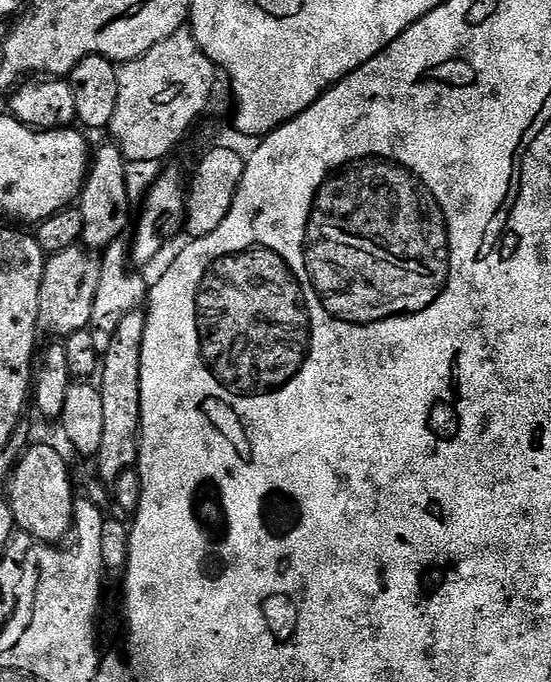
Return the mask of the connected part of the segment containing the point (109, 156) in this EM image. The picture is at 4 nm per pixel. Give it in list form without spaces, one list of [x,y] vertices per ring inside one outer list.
[[[107,142],[90,156],[88,174],[84,178],[84,187],[78,197],[78,207],[84,223],[82,244],[85,249],[103,250],[111,246],[118,238],[120,226],[129,207],[126,192],[126,161],[115,143]]]

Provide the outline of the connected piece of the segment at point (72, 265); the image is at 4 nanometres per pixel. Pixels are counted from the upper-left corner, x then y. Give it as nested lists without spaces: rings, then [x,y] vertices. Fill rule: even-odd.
[[[71,246],[51,253],[44,264],[44,273],[38,276],[38,324],[41,329],[53,332],[53,337],[67,338],[88,328],[94,294],[98,287],[99,263],[88,256],[83,247]]]

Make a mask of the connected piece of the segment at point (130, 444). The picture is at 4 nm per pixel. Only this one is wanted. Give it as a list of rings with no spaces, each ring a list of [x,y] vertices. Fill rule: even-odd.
[[[128,312],[118,322],[113,340],[102,353],[98,369],[98,387],[102,394],[102,446],[99,479],[112,486],[123,472],[137,463],[140,454],[140,367],[142,366],[142,338],[146,330],[145,313]]]

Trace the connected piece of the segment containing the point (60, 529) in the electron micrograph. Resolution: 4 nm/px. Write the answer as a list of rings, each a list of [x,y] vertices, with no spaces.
[[[48,444],[25,447],[8,477],[6,485],[8,505],[17,529],[23,530],[34,540],[60,542],[74,528],[74,495],[72,476],[68,464],[56,448]]]

